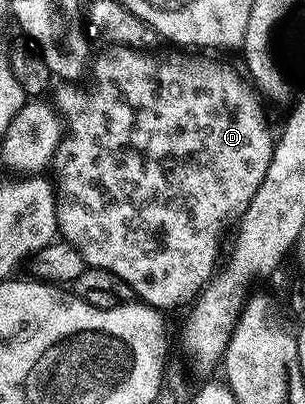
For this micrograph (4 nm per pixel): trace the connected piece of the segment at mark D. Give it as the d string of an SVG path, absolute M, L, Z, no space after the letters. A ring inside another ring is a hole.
M108 44L105 49L107 50L104 53L94 54L93 64L89 69L91 82L87 86L81 85L83 83L59 83L53 89L53 105L65 126L65 132L49 164L55 192L55 223L62 240L72 245L90 268L113 271L117 279L125 279L132 294L142 304L152 305L160 311L179 309L182 305L187 307L194 302L203 286L216 272L217 262L220 260L219 244L222 243L227 228L230 225L232 228L243 216L249 203L253 203L253 195L257 195L257 187L261 187L261 179L265 179L265 171L269 171L269 163L275 150L273 133L271 137L271 129L267 126L267 117L263 114L263 105L259 102L260 94L256 86L244 74L243 78L233 66L226 65L223 61L214 61L211 58L214 56L196 55L191 51L155 53L156 51L148 51L146 48L116 44Z

